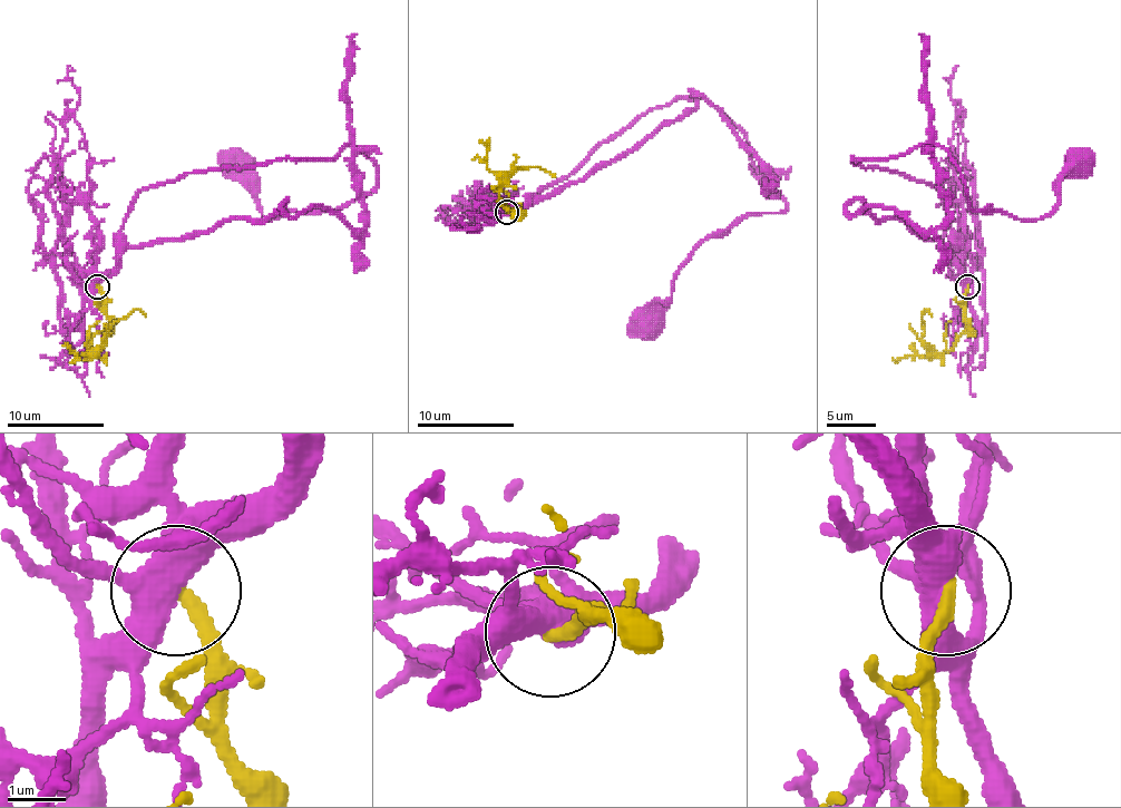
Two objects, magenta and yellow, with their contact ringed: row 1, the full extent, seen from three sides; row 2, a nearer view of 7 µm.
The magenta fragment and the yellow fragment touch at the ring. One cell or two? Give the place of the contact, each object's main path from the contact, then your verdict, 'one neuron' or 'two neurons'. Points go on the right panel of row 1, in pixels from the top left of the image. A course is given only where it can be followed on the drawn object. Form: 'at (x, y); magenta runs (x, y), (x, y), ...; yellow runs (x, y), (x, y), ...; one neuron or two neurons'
at (967, 286); magenta runs (967, 286), (938, 190), (854, 158), (938, 144), (973, 210), (1026, 218), (1055, 206), (1058, 179), (1078, 161); yellow runs (967, 286), (967, 325), (948, 350), (936, 352), (922, 338), (922, 319), (926, 309), (932, 317); two neurons

